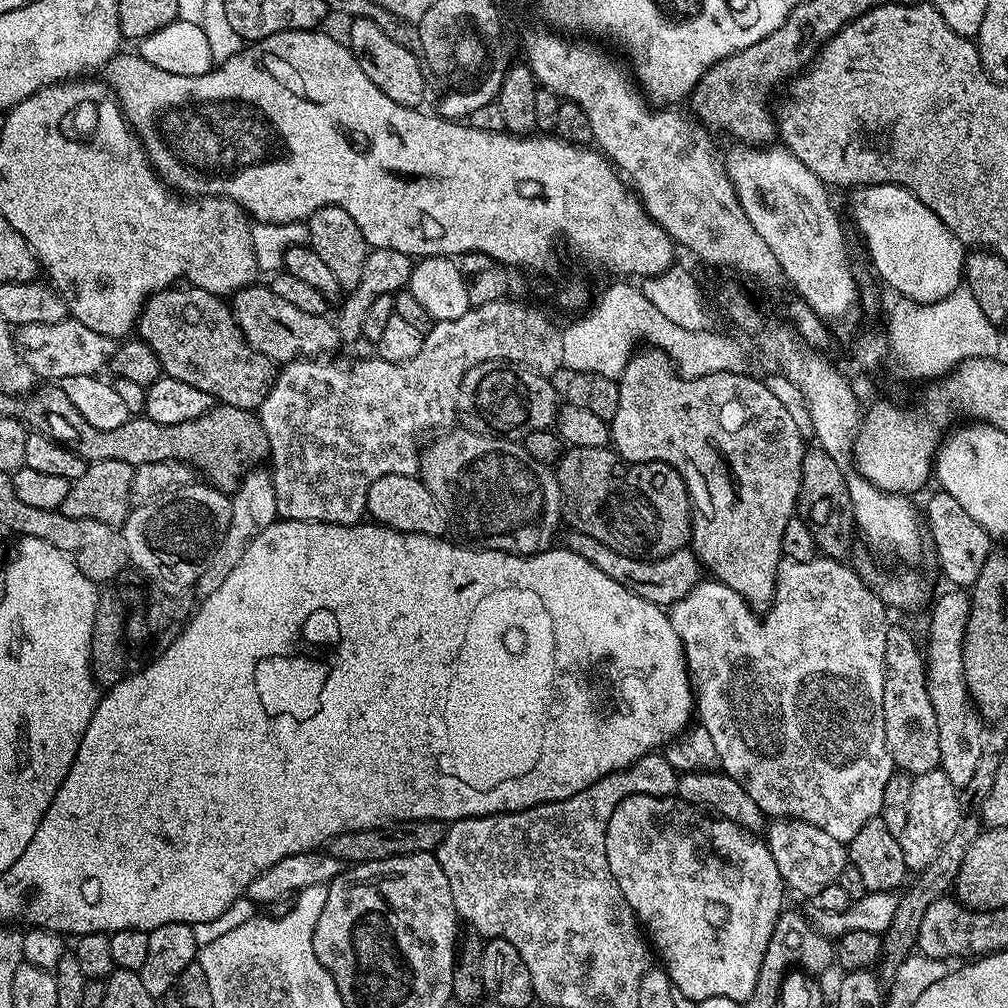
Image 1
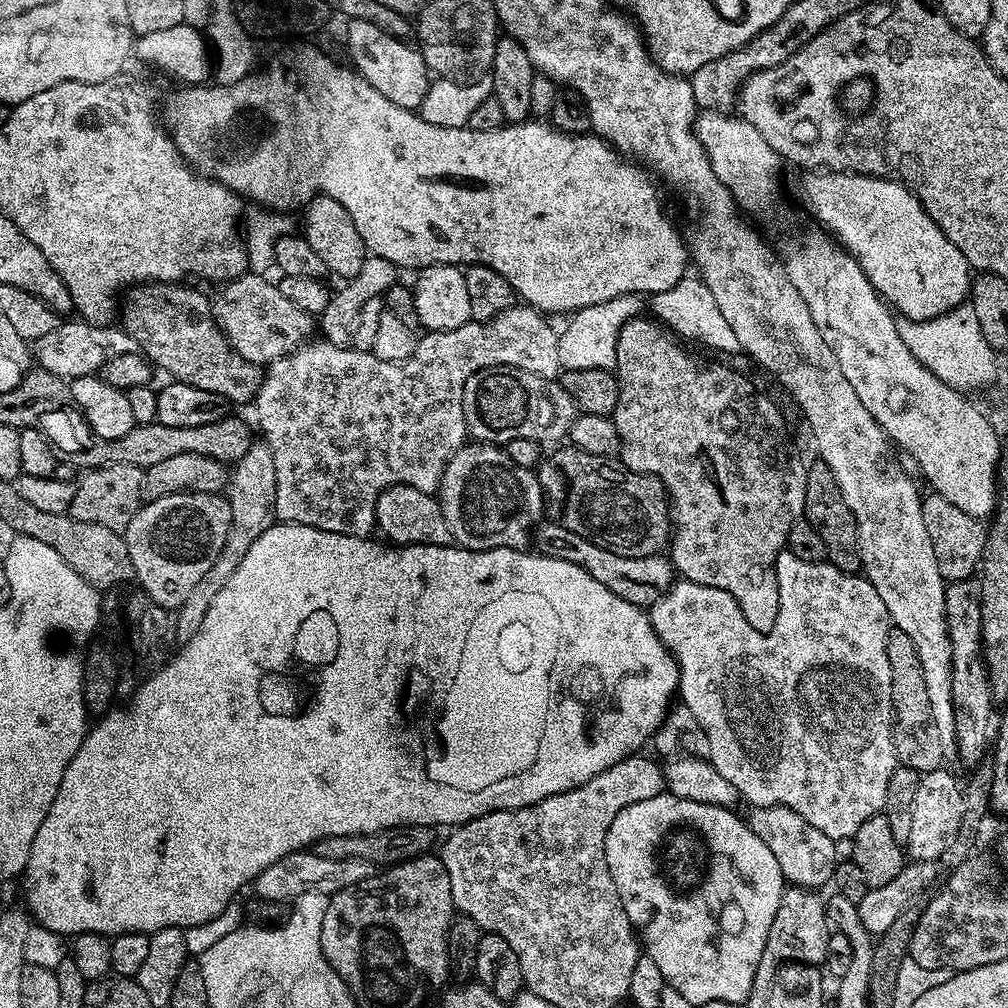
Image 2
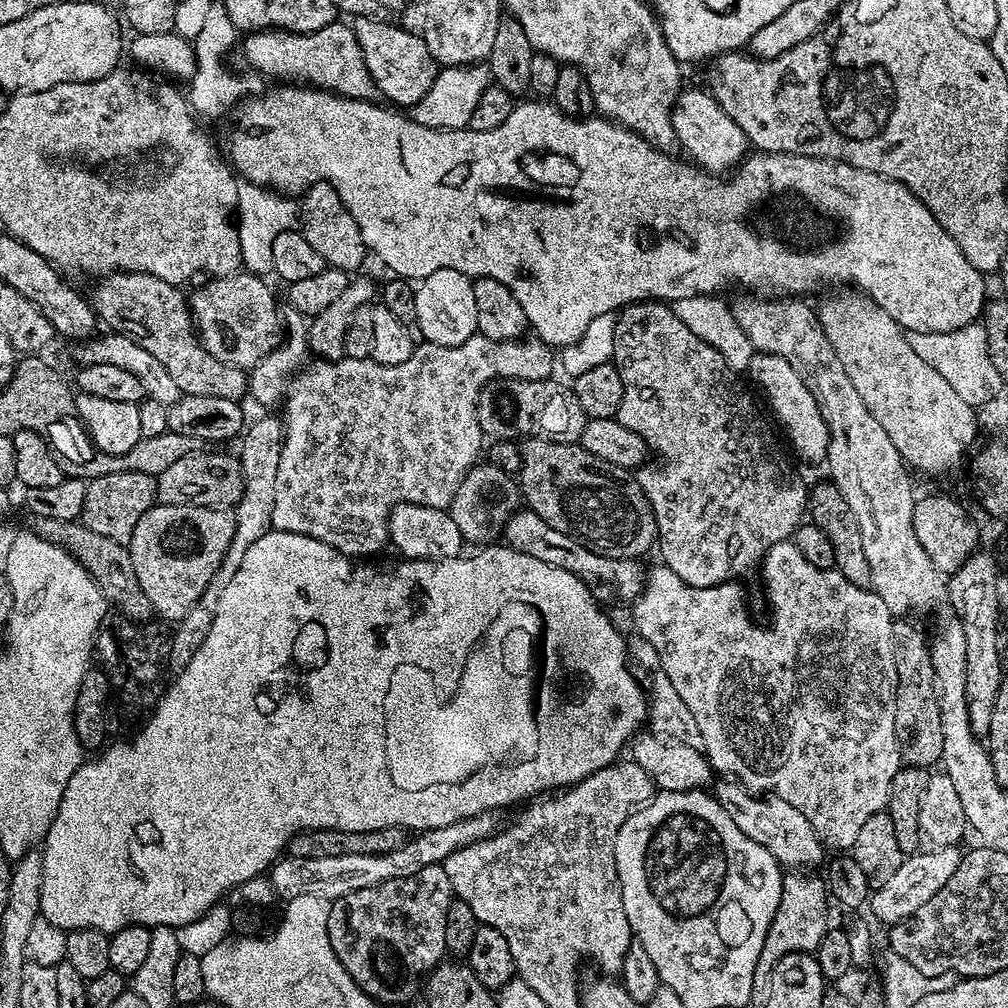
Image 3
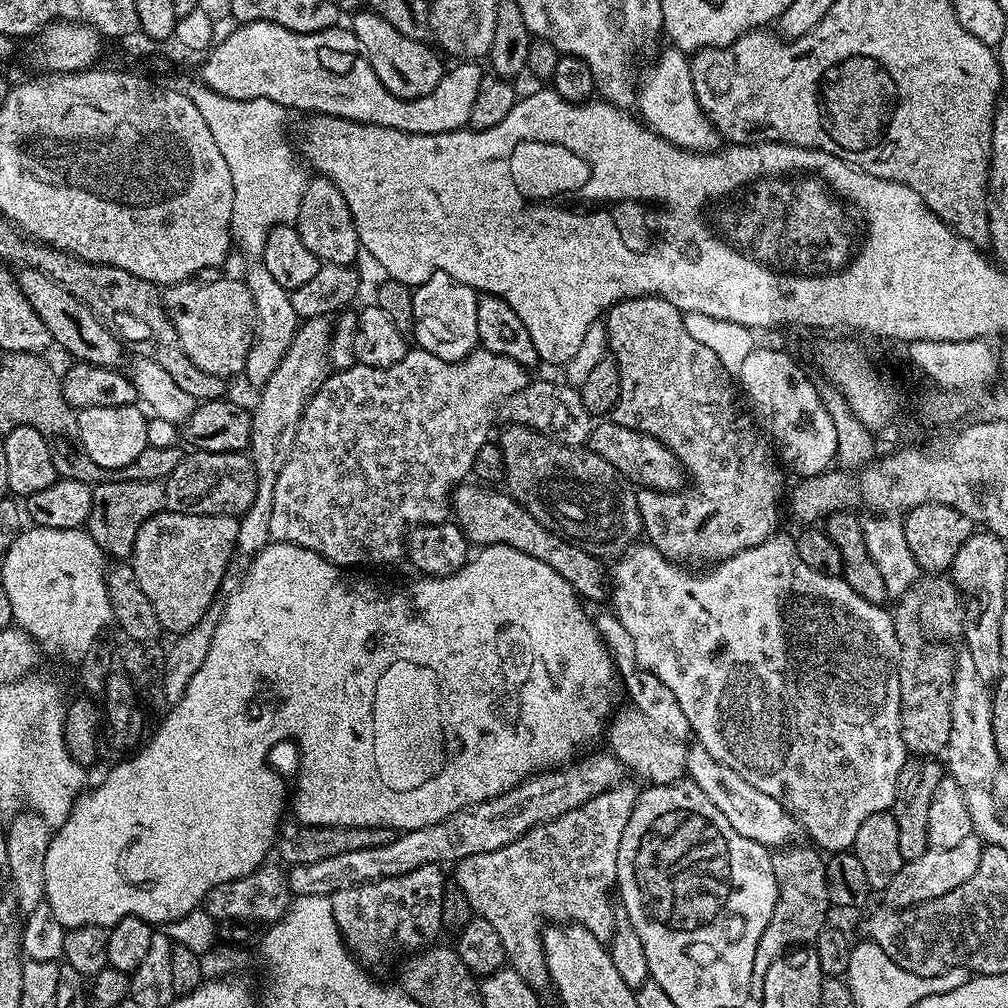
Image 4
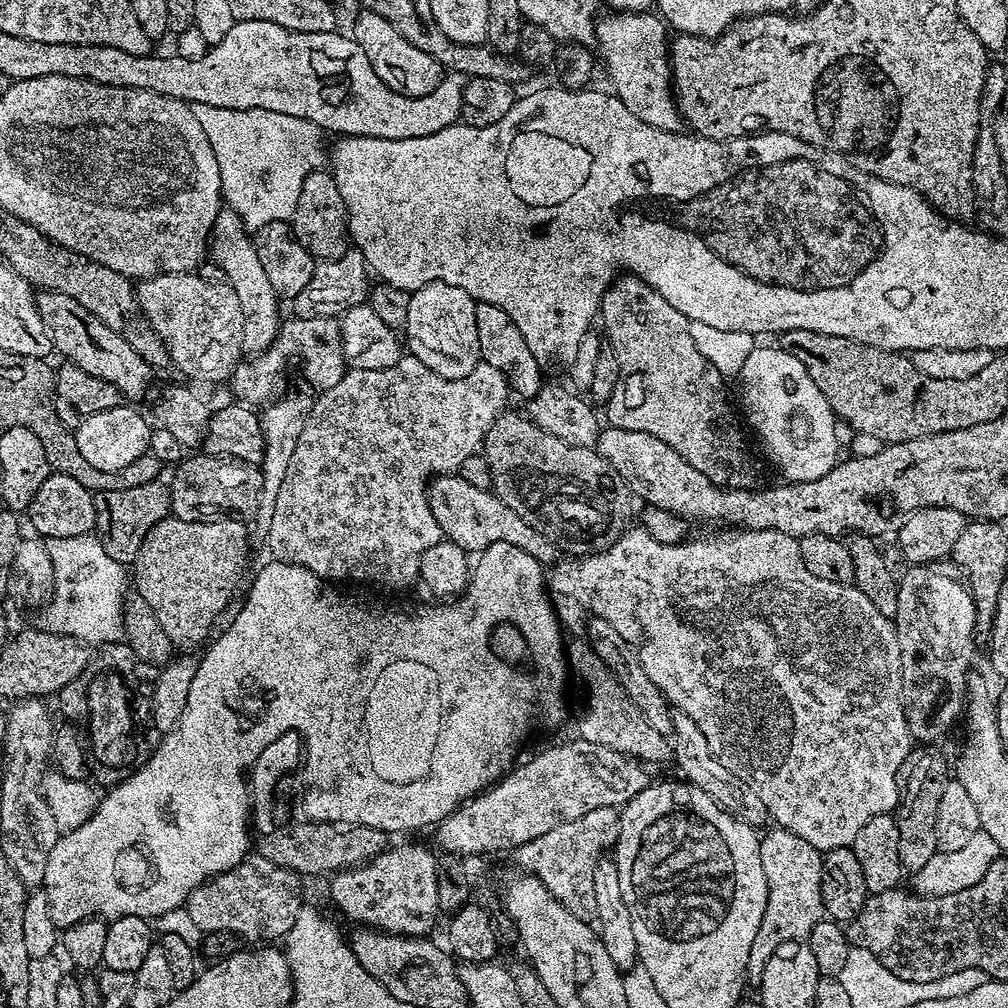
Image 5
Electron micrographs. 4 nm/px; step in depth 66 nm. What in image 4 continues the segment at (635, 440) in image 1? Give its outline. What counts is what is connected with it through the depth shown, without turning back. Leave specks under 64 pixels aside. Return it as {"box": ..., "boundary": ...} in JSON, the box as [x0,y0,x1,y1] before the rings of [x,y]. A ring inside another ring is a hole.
{"box":[606,296,806,564],"boundary":[[[630,296],[626,300],[619,300],[606,313],[606,327],[607,347],[622,378],[622,394],[616,409],[610,414],[611,419],[622,426],[630,426],[630,430],[658,438],[658,442],[662,442],[679,458],[689,480],[688,487],[678,492],[653,492],[651,489],[636,492],[641,529],[647,543],[666,559],[679,564],[713,564],[736,556],[744,549],[752,549],[775,535],[779,529],[780,508],[782,512],[786,492],[805,491],[806,475],[800,472],[800,468],[790,466],[787,458],[782,458],[782,446],[774,438],[766,418],[758,414],[756,403],[750,402],[748,389],[734,383],[722,362],[718,362],[714,350],[690,343],[683,315],[661,296]],[[734,400],[736,408],[740,408],[740,416],[752,424],[756,440],[764,440],[763,448],[760,448],[760,444],[743,446],[740,440],[742,434],[736,434],[738,428],[732,426],[734,408],[730,406]]]}

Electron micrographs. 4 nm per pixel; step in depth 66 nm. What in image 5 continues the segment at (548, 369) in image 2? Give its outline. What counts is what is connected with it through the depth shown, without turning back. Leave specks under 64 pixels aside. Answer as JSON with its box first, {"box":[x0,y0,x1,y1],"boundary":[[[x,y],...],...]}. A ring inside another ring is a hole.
{"box":[210,206,510,588],"boundary":[[[228,206],[221,207],[218,218],[212,227],[210,237],[210,260],[224,271],[223,279],[238,294],[238,306],[242,310],[242,348],[245,353],[255,354],[264,351],[276,336],[276,330],[282,323],[280,316],[281,301],[276,295],[270,278],[266,278],[266,269],[258,262],[258,250],[245,228],[242,218]],[[410,354],[401,355],[400,361],[394,366],[390,366],[386,370],[358,370],[357,368],[348,370],[338,386],[331,386],[325,392],[319,393],[315,397],[312,412],[308,416],[306,426],[302,426],[302,438],[298,438],[298,446],[294,446],[294,458],[290,458],[290,466],[286,470],[286,478],[282,478],[282,490],[278,490],[278,498],[274,502],[274,518],[270,518],[270,530],[266,547],[273,553],[275,559],[285,560],[288,564],[301,564],[306,566],[306,570],[310,570],[314,574],[318,574],[326,582],[340,582],[336,580],[361,580],[364,584],[381,584],[384,588],[408,588],[412,583],[420,580],[420,559],[422,554],[426,554],[426,550],[430,550],[430,546],[434,546],[442,539],[442,533],[438,522],[434,518],[434,514],[430,508],[428,501],[428,486],[430,481],[437,476],[447,476],[449,474],[459,473],[460,467],[469,458],[481,451],[484,439],[486,438],[486,430],[490,430],[490,426],[494,426],[494,418],[498,418],[500,413],[509,407],[508,396],[510,397],[510,385],[507,376],[502,370],[498,370],[494,366],[486,363],[477,364],[474,370],[470,370],[470,374],[466,374],[466,378],[442,378],[442,374],[434,374],[434,370],[430,370],[430,366],[426,366],[422,362],[418,362],[418,358],[414,358]]]}

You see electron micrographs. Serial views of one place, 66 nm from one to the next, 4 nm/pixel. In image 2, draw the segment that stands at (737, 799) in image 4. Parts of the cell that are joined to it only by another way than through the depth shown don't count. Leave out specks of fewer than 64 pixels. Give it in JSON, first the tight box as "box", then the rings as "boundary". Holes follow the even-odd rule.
{"box":[747,805,838,890],"boundary":[[[776,805],[774,807],[753,807],[747,815],[747,822],[758,838],[773,851],[778,861],[779,869],[787,883],[793,887],[818,890],[822,885],[829,885],[836,872],[838,857],[837,841],[823,834],[817,827],[810,825],[797,811],[789,807]]]}

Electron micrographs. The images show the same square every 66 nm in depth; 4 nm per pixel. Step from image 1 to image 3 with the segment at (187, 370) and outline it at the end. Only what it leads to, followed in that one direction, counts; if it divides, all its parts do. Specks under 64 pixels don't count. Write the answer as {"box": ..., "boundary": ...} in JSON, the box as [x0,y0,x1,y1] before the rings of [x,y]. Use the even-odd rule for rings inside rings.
{"box":[90,272,249,401],"boundary":[[[109,272],[95,281],[90,303],[101,325],[119,329],[137,340],[174,378],[174,386],[185,396],[230,398],[243,401],[248,392],[249,373],[233,364],[218,362],[200,343],[194,327],[192,309],[175,284],[145,272]],[[120,324],[120,328],[118,327]]]}

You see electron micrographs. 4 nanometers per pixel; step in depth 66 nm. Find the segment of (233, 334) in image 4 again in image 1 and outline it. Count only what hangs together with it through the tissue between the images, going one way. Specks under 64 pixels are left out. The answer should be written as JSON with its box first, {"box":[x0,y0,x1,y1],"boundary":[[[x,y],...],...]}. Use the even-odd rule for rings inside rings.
{"box":[230,282,341,362],"boundary":[[[260,282],[241,288],[231,297],[230,307],[236,325],[242,330],[248,345],[258,350],[273,362],[291,362],[297,358],[320,358],[332,354],[336,347],[341,347],[340,333],[328,316],[305,314],[292,303],[285,302],[274,294],[271,286],[260,285]]]}

